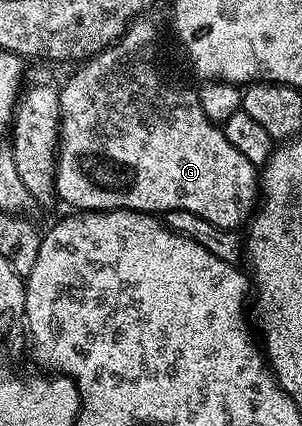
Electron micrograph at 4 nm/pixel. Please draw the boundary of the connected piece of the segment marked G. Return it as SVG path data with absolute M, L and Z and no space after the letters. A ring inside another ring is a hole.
M137 18L129 24L127 30L121 34L120 39L115 44L111 44L108 48L103 48L96 56L91 56L90 59L83 61L72 72L72 77L60 88L60 138L56 150L56 196L59 199L64 199L69 204L69 209L72 210L107 210L110 208L129 208L132 212L147 212L149 214L163 214L170 210L190 210L190 214L198 214L198 218L206 218L206 222L210 222L219 228L239 229L251 217L254 209L258 204L258 168L257 165L250 163L243 154L238 154L238 150L234 150L234 146L230 146L230 142L226 142L226 134L221 125L214 123L210 118L206 118L206 114L202 110L202 102L198 102L198 94L196 88L190 86L187 88L184 84L175 84L172 80L167 80L160 73L160 64L156 61L156 43L160 40L160 28L154 21L149 18Z

